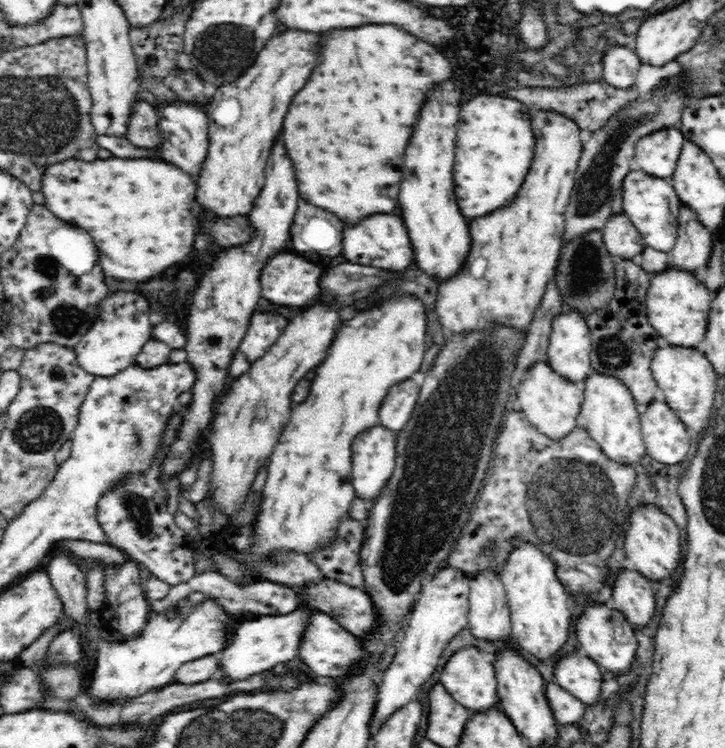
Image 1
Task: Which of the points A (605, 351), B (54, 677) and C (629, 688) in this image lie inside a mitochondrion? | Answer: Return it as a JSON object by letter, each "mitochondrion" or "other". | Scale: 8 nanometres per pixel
{"A":"mitochondrion","B":"mitochondrion","C":"other"}

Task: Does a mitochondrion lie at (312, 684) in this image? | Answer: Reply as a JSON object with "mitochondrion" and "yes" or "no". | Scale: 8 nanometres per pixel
{"mitochondrion":"no"}

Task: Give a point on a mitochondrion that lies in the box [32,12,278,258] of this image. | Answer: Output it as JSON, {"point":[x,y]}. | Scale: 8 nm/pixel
{"point":[224,48]}

